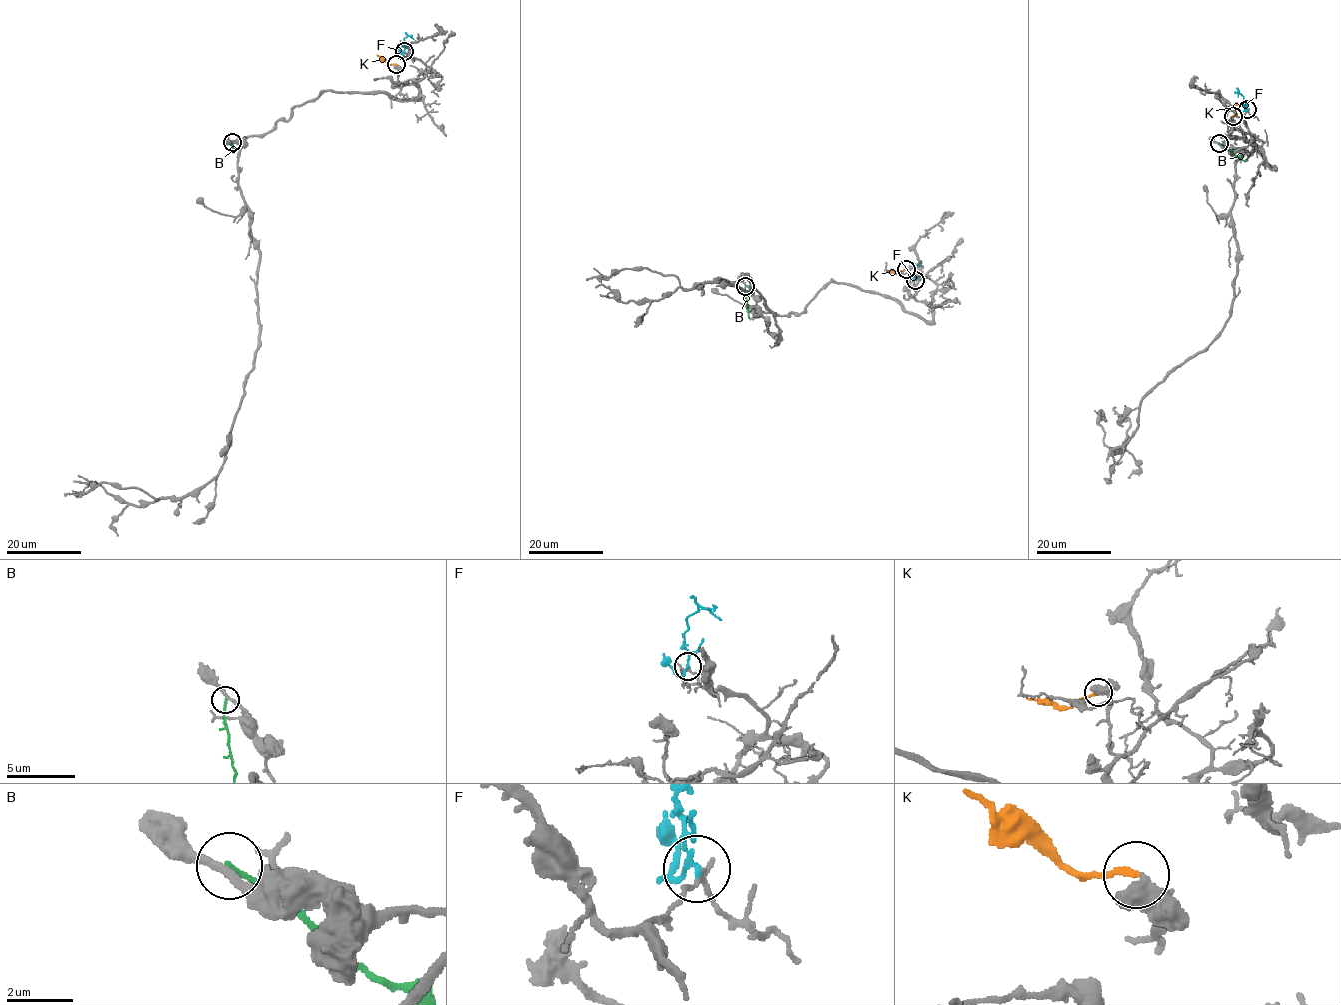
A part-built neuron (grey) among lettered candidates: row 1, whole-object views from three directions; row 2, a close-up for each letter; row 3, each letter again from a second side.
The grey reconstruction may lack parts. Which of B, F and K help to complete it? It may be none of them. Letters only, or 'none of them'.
K

